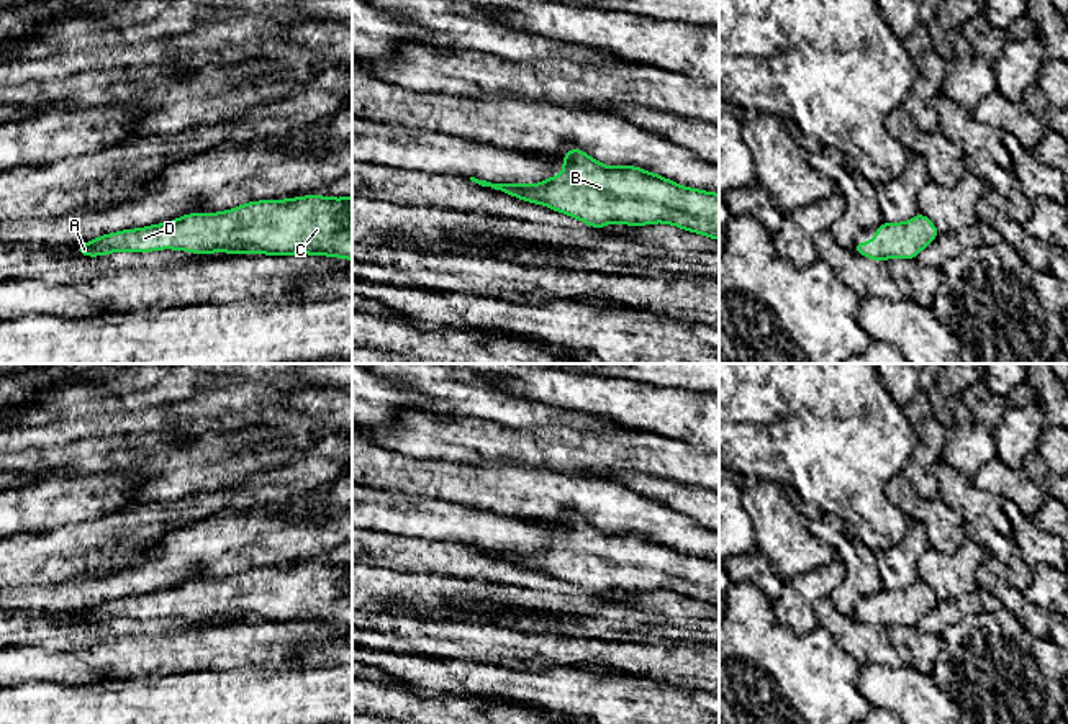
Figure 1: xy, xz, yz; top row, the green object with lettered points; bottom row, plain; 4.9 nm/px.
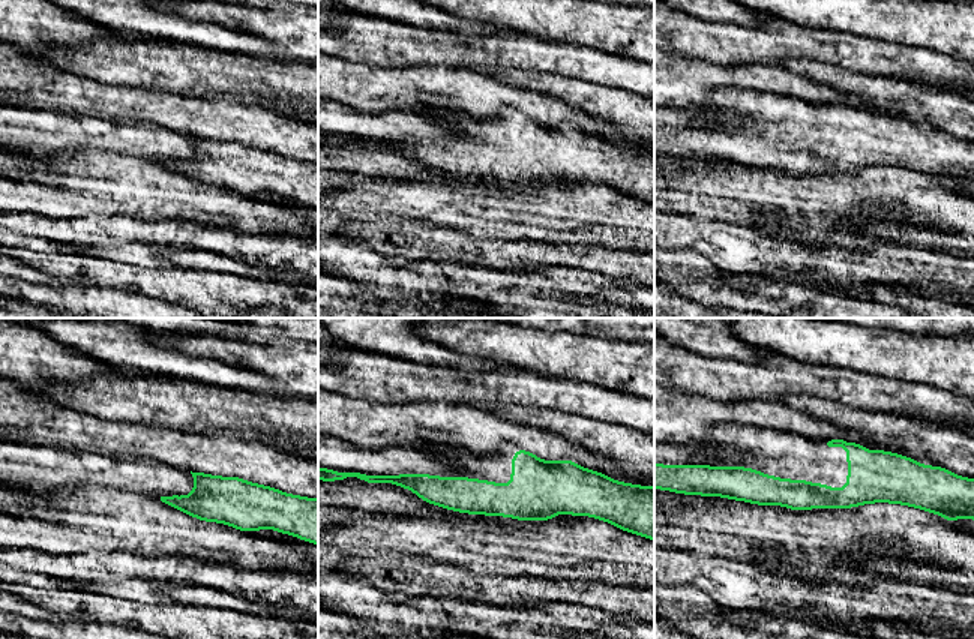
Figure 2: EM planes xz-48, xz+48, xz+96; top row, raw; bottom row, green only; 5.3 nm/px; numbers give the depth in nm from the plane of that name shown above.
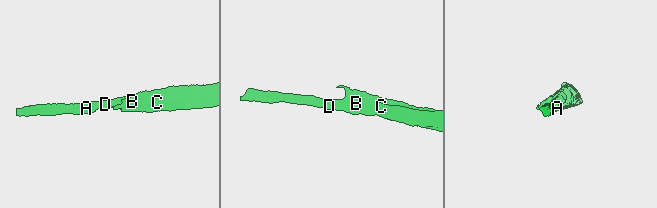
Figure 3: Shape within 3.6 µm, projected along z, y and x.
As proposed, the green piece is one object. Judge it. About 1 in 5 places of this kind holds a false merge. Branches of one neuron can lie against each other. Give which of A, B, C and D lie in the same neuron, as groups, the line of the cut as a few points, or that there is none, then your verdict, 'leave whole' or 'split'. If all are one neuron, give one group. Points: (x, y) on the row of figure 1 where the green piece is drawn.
groups A B C D; cut none; leave whole

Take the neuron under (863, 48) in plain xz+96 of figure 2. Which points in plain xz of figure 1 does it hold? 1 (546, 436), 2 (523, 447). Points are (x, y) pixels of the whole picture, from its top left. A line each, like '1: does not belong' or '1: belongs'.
1: belongs
2: belongs

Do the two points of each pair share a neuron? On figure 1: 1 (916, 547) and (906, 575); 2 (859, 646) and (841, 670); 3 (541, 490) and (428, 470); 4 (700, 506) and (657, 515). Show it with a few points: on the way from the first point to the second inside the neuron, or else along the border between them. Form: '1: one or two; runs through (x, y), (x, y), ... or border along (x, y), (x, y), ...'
1: one; runs through (909, 554), (906, 557), (906, 569)
2: two; border along (824, 628), (860, 667)
3: one; runs through (513, 484), (500, 475), (456, 472)
4: two; border along (641, 495), (670, 506), (701, 528)

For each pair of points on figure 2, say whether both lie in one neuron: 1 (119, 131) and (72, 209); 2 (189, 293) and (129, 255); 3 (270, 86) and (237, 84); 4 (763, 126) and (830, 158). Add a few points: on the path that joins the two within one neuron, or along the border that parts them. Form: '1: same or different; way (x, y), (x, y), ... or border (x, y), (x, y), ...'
1: different; border (96, 147), (105, 152), (135, 155), (141, 159)
2: different; border (111, 258), (149, 267)
3: same; way (263, 84), (245, 84)
4: same; way (773, 144), (785, 156), (812, 158)

